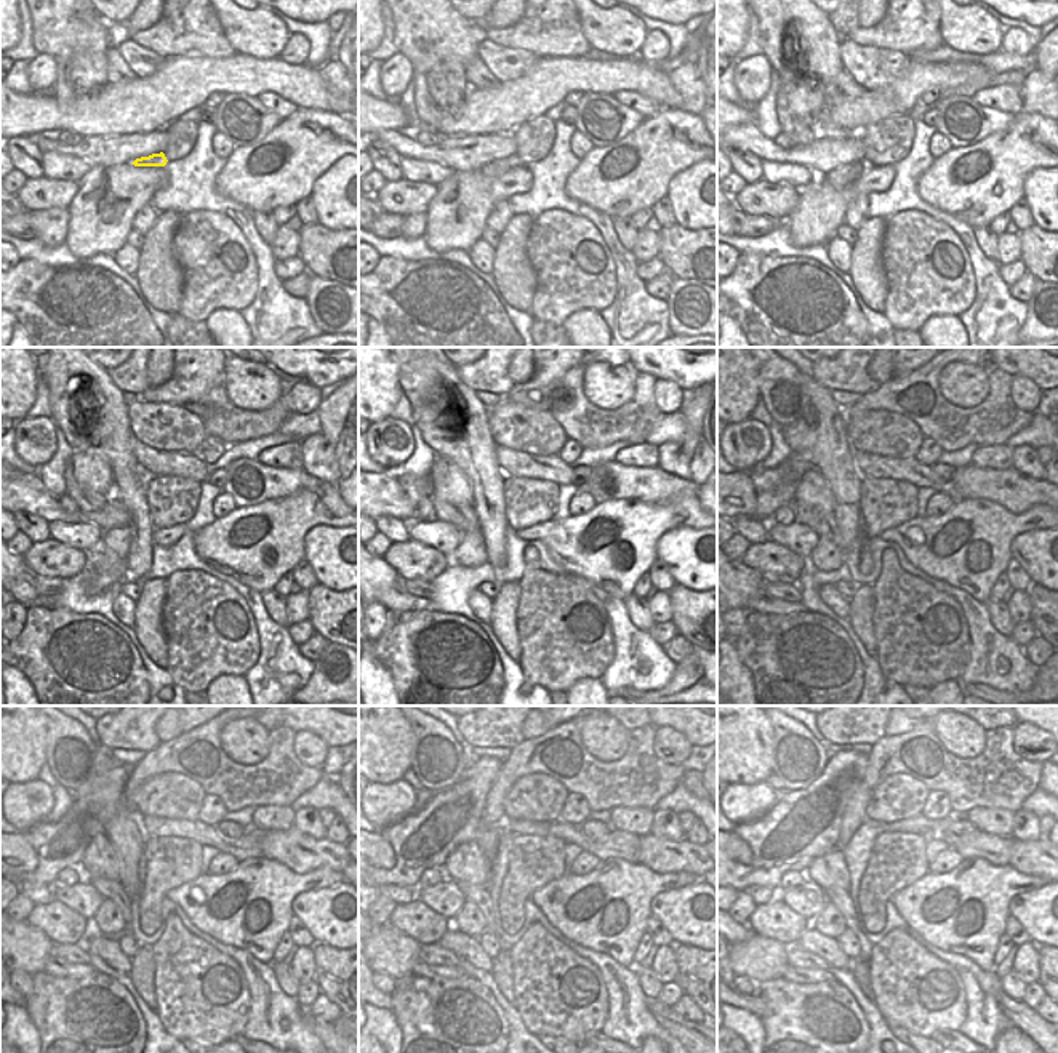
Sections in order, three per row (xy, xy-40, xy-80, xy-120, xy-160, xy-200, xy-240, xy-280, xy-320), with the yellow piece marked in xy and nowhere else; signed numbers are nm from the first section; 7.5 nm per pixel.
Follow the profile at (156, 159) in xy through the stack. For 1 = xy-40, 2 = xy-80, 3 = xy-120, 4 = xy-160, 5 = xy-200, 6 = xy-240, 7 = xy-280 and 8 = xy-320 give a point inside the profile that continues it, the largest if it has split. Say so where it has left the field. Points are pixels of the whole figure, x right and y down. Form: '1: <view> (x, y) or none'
1: xy-40 (500, 167)
2: xy-80 (839, 178)
3: xy-120 (119, 540)
4: xy-160 (471, 552)
5: xy-200 (826, 557)
6: xy-240 (108, 920)
7: xy-280 (469, 920)
8: xy-320 (829, 922)

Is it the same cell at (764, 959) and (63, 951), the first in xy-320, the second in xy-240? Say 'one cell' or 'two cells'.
two cells

